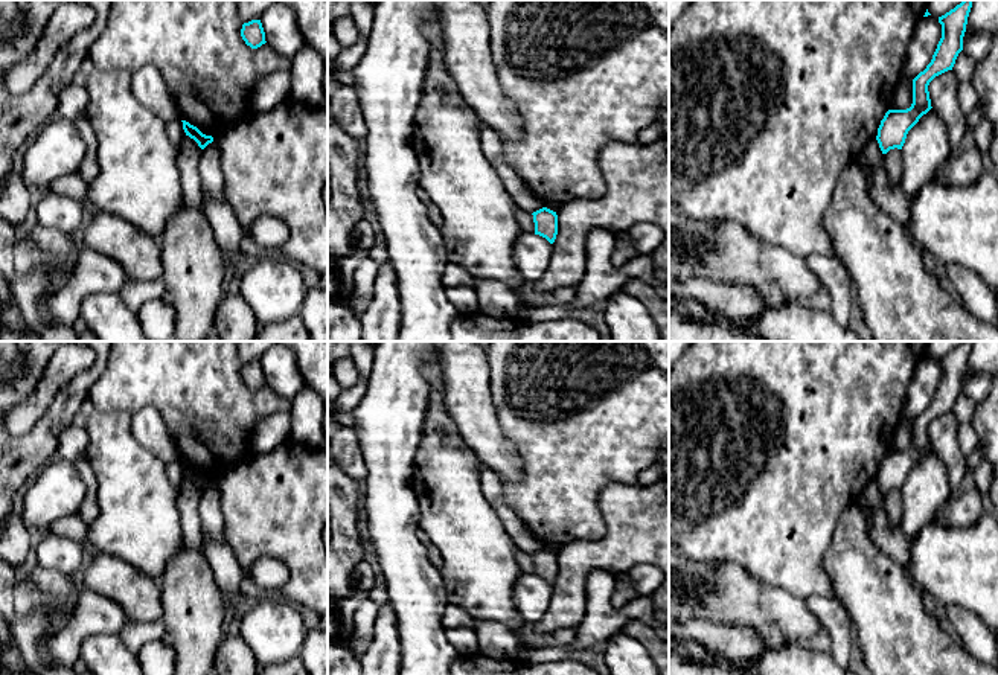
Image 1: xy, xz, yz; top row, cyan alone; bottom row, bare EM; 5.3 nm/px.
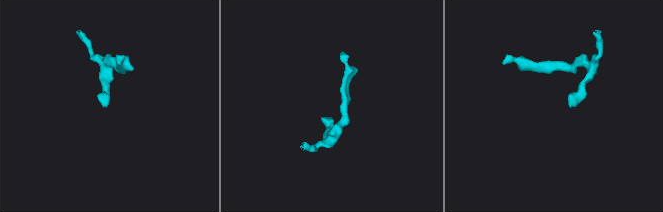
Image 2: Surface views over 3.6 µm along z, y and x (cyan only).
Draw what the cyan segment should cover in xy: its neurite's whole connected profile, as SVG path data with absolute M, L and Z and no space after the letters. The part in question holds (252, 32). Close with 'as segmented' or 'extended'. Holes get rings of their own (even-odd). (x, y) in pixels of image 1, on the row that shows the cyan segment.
M261 20L244 23L241 29L241 37L251 49L257 49L267 43Z; as segmented

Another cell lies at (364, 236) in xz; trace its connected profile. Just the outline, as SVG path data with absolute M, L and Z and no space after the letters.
M367 219L360 221L353 229L355 248L363 248L369 251L375 239L376 235L373 232L372 224Z

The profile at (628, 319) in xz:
M620 290L608 297L605 311L613 341L661 341L654 318L637 297Z

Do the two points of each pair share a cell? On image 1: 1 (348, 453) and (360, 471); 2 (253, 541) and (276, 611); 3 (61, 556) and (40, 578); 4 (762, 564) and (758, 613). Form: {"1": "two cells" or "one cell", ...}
{"1": "one cell", "2": "two cells", "3": "two cells", "4": "two cells"}

